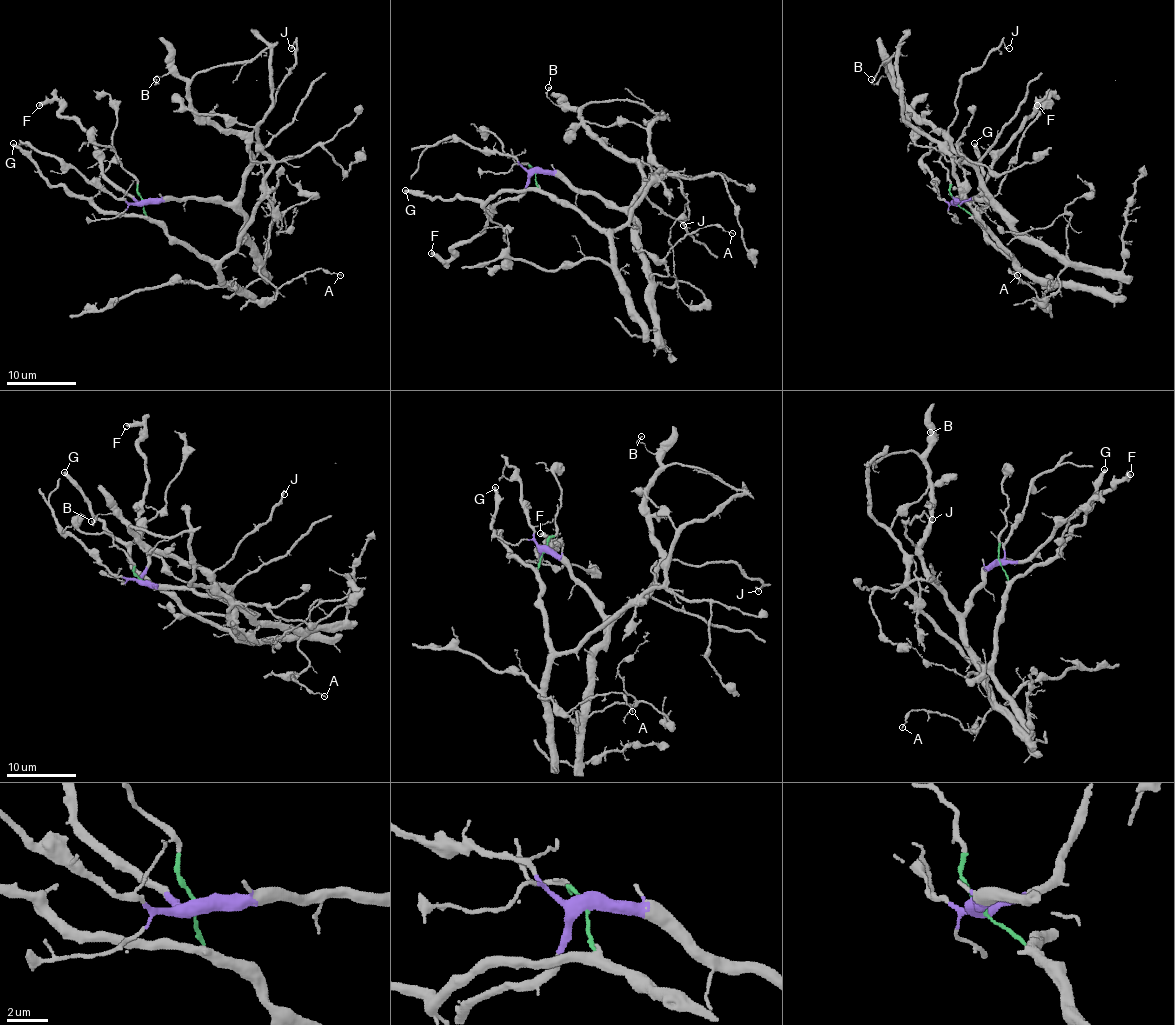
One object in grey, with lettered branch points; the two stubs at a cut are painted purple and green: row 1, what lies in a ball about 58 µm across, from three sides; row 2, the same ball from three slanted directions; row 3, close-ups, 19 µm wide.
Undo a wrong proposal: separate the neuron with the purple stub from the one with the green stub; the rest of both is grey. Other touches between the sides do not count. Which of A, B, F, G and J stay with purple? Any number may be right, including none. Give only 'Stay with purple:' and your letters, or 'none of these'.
Stay with purple: A, B, F, J

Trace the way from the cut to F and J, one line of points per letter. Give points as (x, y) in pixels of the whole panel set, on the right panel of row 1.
F: (955, 202), (970, 200), (981, 190), (997, 153), (1037, 105)
J: (955, 202), (991, 202), (981, 176), (951, 146), (948, 127), (964, 77), (976, 72), (998, 46), (1009, 47)

